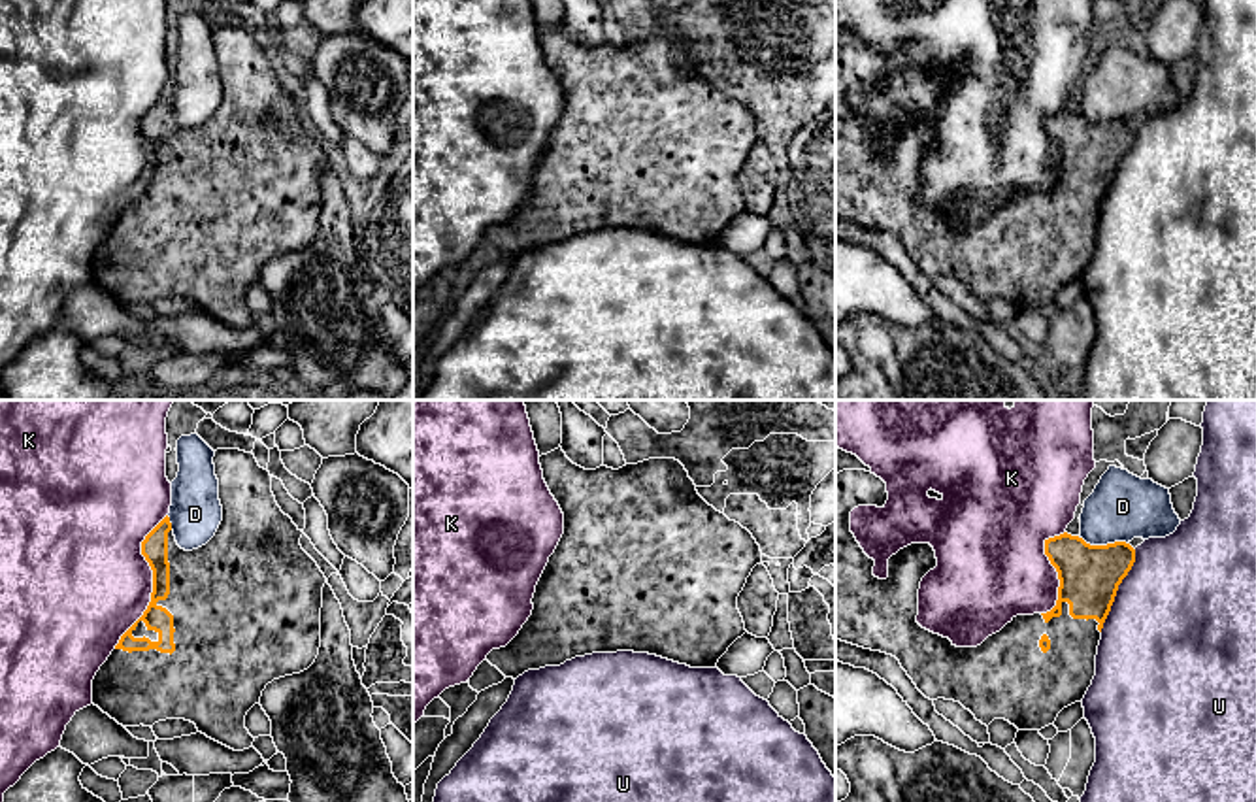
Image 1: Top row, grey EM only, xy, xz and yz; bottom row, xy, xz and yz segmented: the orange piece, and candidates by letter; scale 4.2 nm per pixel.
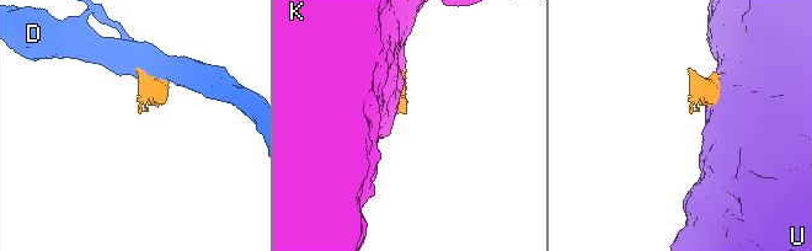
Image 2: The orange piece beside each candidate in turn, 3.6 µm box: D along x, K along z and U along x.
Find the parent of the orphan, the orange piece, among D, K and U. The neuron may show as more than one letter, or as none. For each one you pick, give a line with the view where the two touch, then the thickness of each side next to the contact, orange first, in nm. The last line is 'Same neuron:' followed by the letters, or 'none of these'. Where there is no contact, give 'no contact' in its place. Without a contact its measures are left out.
Same neuron: none of these

